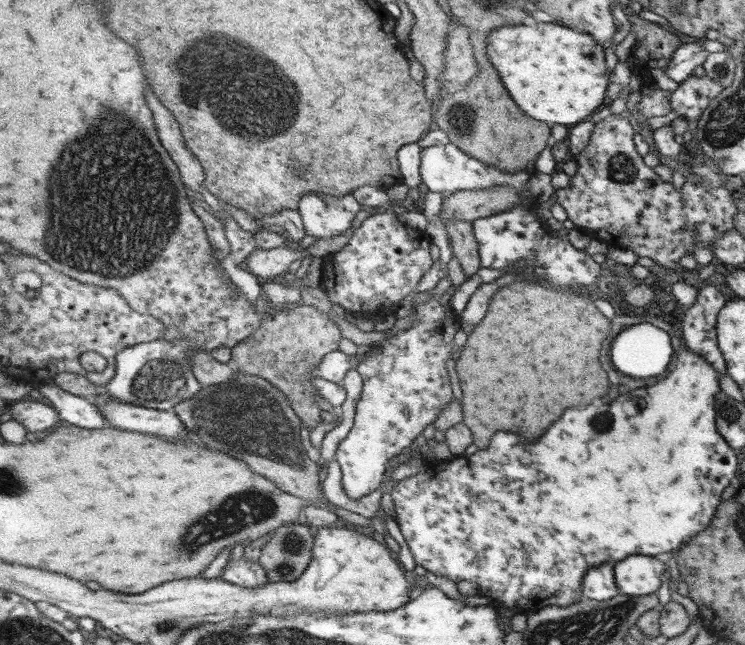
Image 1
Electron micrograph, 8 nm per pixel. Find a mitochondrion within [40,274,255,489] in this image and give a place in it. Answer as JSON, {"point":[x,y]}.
{"point":[162,380]}

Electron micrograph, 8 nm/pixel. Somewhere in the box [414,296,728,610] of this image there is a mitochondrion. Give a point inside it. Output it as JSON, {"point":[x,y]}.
{"point":[602,422]}

